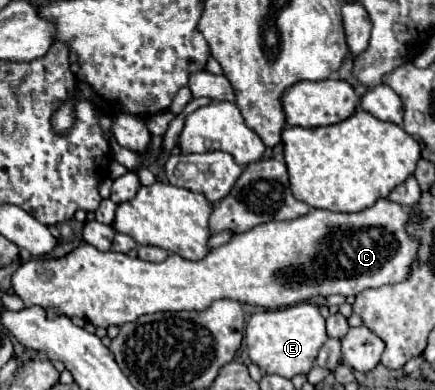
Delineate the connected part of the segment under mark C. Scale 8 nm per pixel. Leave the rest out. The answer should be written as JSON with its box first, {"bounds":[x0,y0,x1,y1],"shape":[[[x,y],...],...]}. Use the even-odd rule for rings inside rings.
{"bounds":[19,198,417,328],"shape":[[[381,198],[377,200],[373,206],[361,210],[361,212],[353,212],[353,214],[347,214],[347,212],[331,212],[331,210],[317,210],[317,208],[311,208],[305,216],[299,216],[299,218],[293,218],[293,220],[285,220],[285,222],[267,222],[267,224],[259,224],[255,228],[251,228],[249,232],[243,232],[243,234],[235,234],[227,244],[211,250],[203,260],[197,260],[197,262],[191,262],[191,260],[185,260],[181,258],[179,254],[169,254],[167,260],[159,262],[159,264],[153,264],[153,262],[145,262],[145,260],[139,260],[139,258],[131,258],[127,254],[121,254],[121,252],[101,252],[97,250],[95,246],[91,244],[81,244],[77,246],[75,250],[71,250],[69,254],[61,256],[61,258],[31,258],[27,262],[23,262],[19,268],[27,268],[27,272],[23,272],[23,284],[39,284],[39,294],[35,292],[25,292],[23,294],[23,302],[25,306],[31,306],[31,304],[39,304],[47,310],[53,310],[57,308],[61,314],[73,318],[85,318],[87,322],[91,322],[93,326],[101,326],[101,328],[107,328],[107,326],[123,326],[125,322],[133,322],[137,320],[139,316],[143,314],[155,314],[155,312],[177,312],[177,310],[205,310],[207,306],[211,306],[215,300],[221,300],[221,298],[231,298],[231,300],[237,300],[237,302],[247,302],[247,304],[253,304],[253,306],[263,306],[263,308],[285,308],[285,306],[291,306],[291,304],[299,304],[299,302],[309,302],[311,298],[315,296],[331,296],[331,294],[341,294],[341,296],[355,296],[359,294],[361,290],[365,288],[377,288],[377,286],[383,286],[383,284],[395,284],[399,280],[405,280],[407,278],[407,272],[409,272],[409,266],[415,258],[415,252],[417,252],[417,240],[413,240],[411,236],[407,236],[405,232],[405,222],[409,218],[409,212],[401,206],[401,204],[395,204],[387,198]]]}

